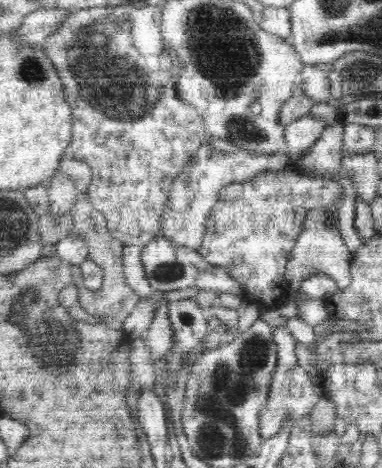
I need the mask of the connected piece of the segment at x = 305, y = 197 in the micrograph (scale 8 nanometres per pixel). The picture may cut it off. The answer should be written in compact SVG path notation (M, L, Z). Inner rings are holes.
M285 169L284 172L260 171L250 180L232 182L220 188L219 198L208 216L205 236L198 251L210 264L224 268L244 287L246 301L258 304L262 311L278 308L284 300L290 300L293 293L285 279L287 259L296 246L296 238L304 228L308 212L337 203L342 197L340 183L327 178L309 177Z

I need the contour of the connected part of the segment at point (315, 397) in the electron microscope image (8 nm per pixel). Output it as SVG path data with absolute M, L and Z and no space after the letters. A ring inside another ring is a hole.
M278 326L273 330L274 343L278 347L278 366L274 370L272 382L270 383L268 402L259 415L259 433L264 441L272 438L282 428L286 419L294 420L309 416L314 406L326 396L322 387L317 387L311 377L298 365L296 359L297 341L286 326Z

